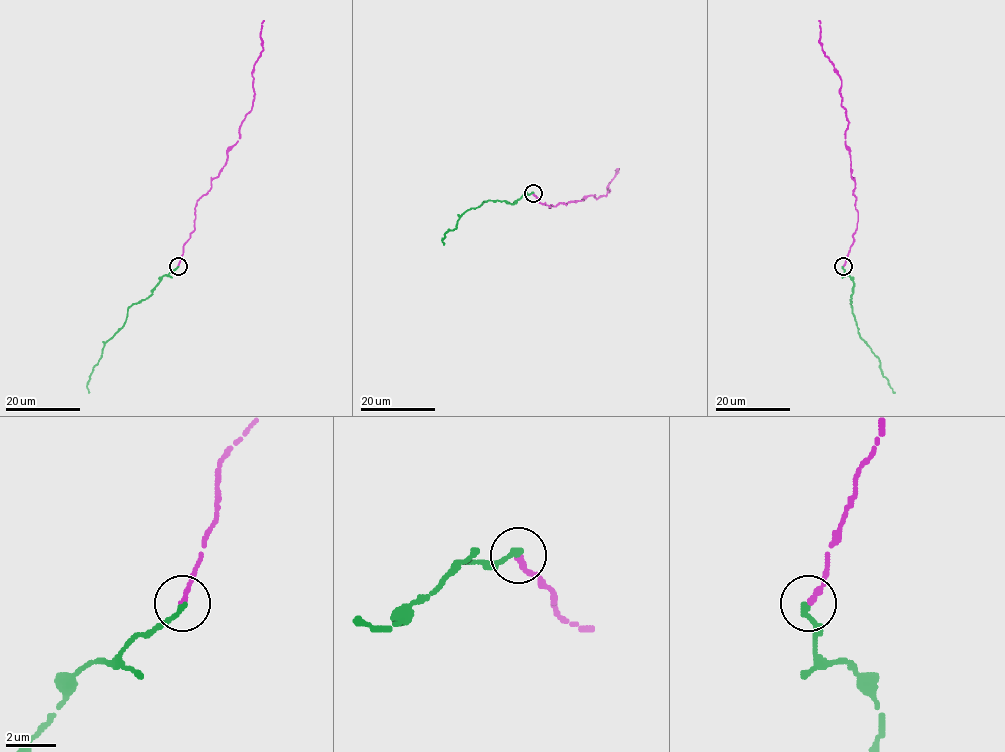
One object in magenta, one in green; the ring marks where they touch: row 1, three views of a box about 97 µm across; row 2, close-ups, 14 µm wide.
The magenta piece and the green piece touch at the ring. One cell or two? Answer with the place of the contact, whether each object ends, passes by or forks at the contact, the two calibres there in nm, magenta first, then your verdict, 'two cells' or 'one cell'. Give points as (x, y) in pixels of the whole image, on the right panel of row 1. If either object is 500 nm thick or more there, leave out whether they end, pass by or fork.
place (843, 266); magenta ends; green ends; calibres 240 and 240 nm; one cell

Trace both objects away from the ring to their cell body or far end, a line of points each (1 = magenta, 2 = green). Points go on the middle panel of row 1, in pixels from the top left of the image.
1: (533, 193), (550, 208), (592, 195), (597, 199), (609, 192), (606, 187), (619, 169)
2: (533, 193), (523, 194), (514, 203), (488, 200), (470, 208), (459, 216), (453, 230), (444, 233), (443, 244)

